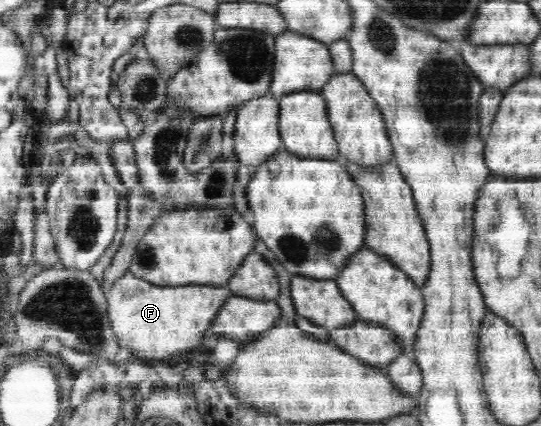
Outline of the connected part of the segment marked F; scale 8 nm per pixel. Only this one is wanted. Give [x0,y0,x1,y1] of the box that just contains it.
[106,271,232,362]

